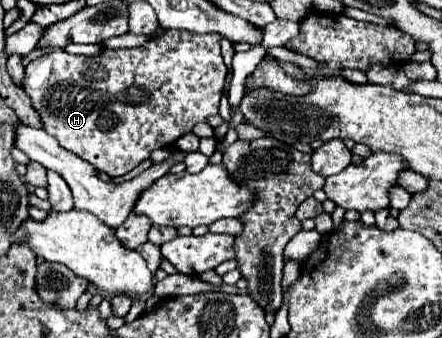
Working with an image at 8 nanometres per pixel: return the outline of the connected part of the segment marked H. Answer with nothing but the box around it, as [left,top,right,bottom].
[22,29,226,177]

